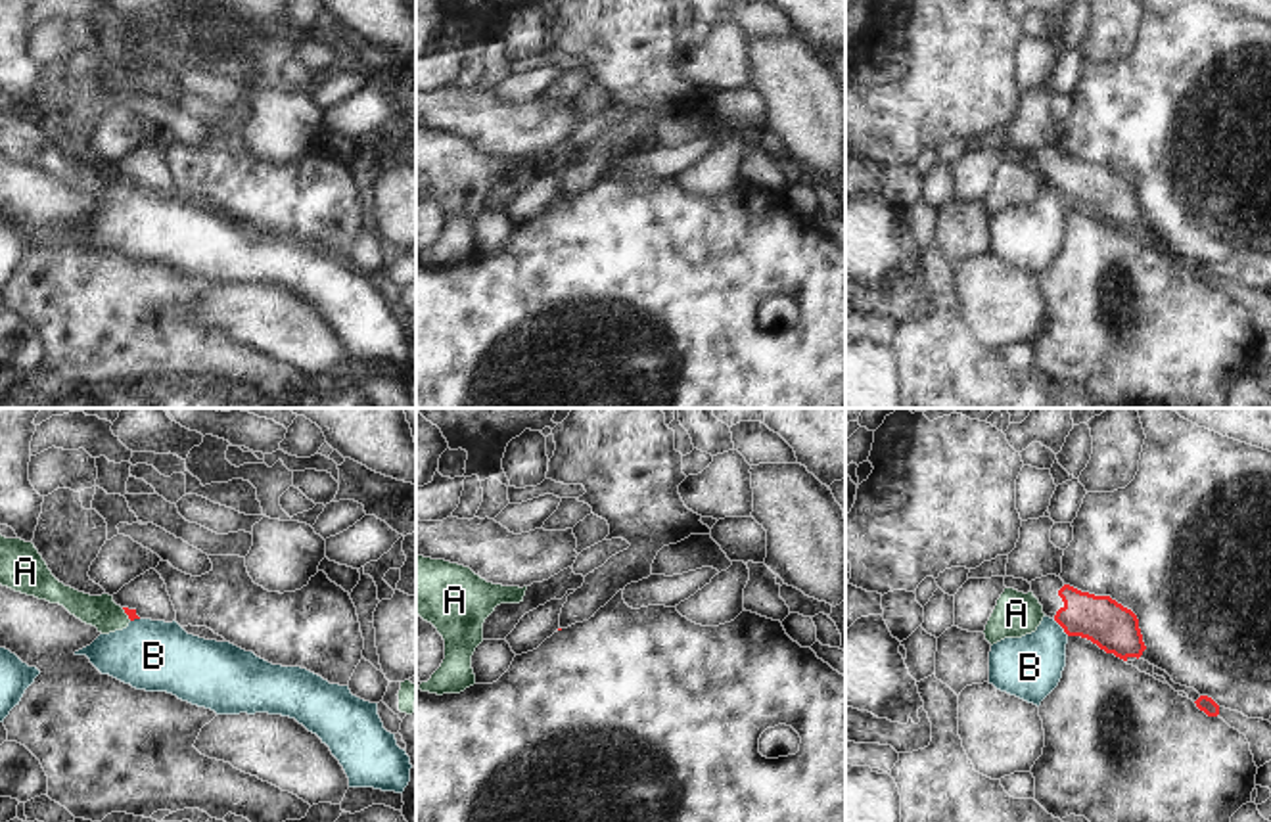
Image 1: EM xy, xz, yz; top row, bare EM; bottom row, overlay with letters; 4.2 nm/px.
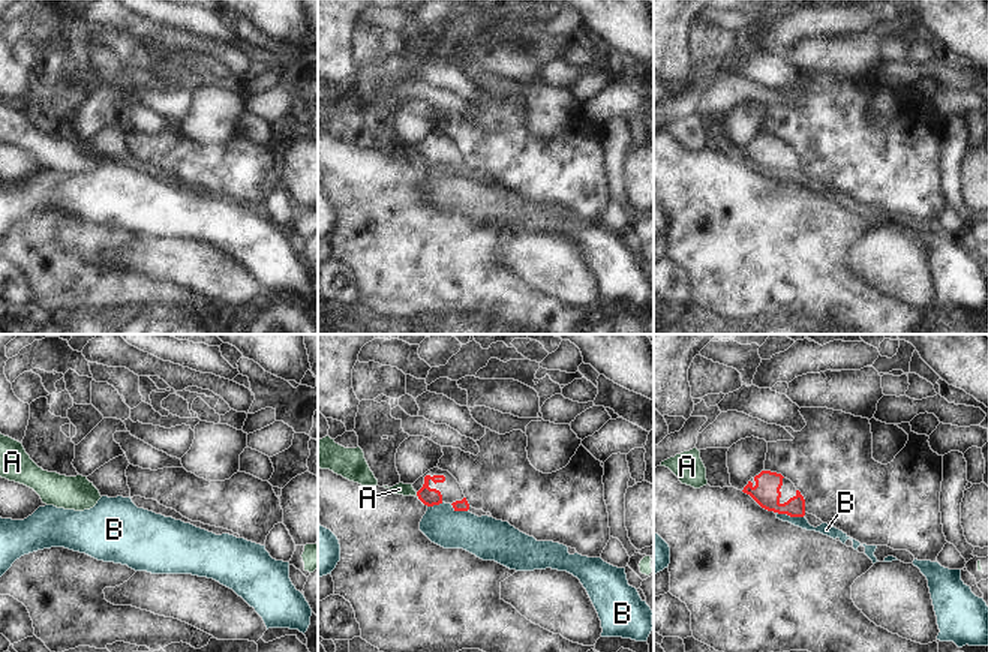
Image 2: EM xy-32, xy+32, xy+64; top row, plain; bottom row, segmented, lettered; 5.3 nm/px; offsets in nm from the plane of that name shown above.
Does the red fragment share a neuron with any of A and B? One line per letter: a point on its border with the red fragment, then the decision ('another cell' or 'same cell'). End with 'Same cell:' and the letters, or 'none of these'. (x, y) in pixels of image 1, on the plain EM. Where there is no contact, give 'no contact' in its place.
A: contact xy (125, 182); another cell
B: contact yz (1061, 196); another cell
Same cell: none of these

